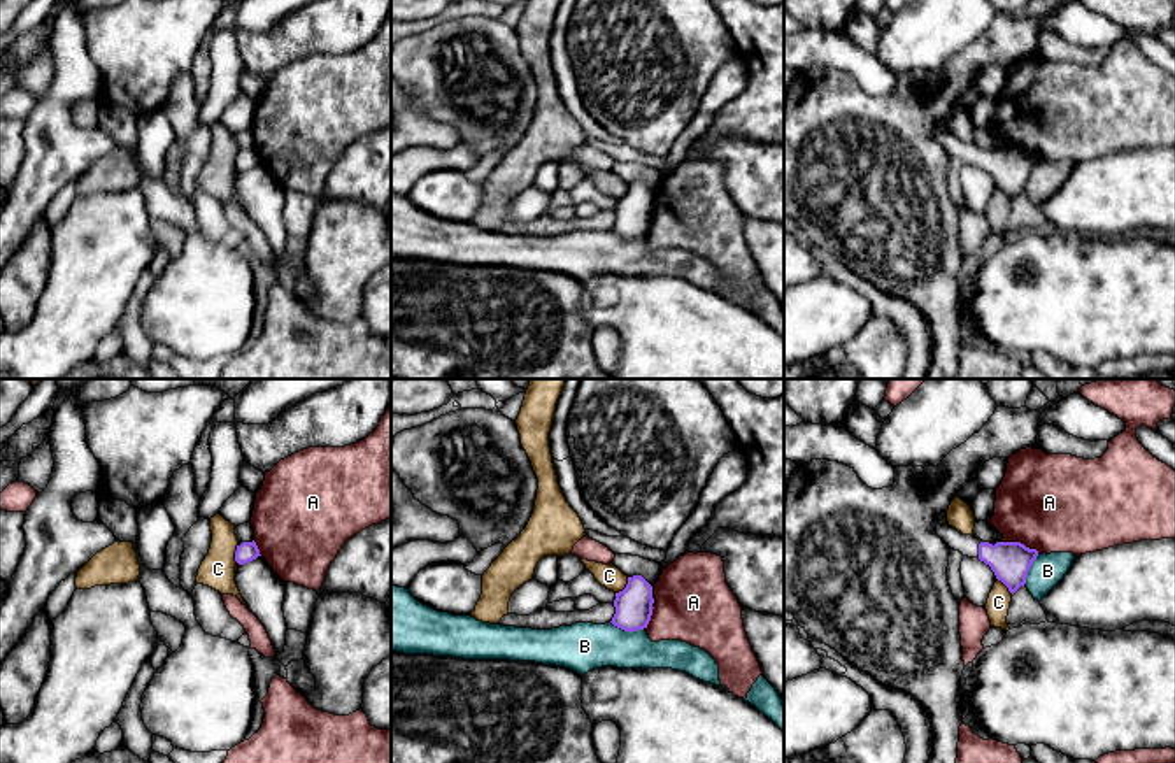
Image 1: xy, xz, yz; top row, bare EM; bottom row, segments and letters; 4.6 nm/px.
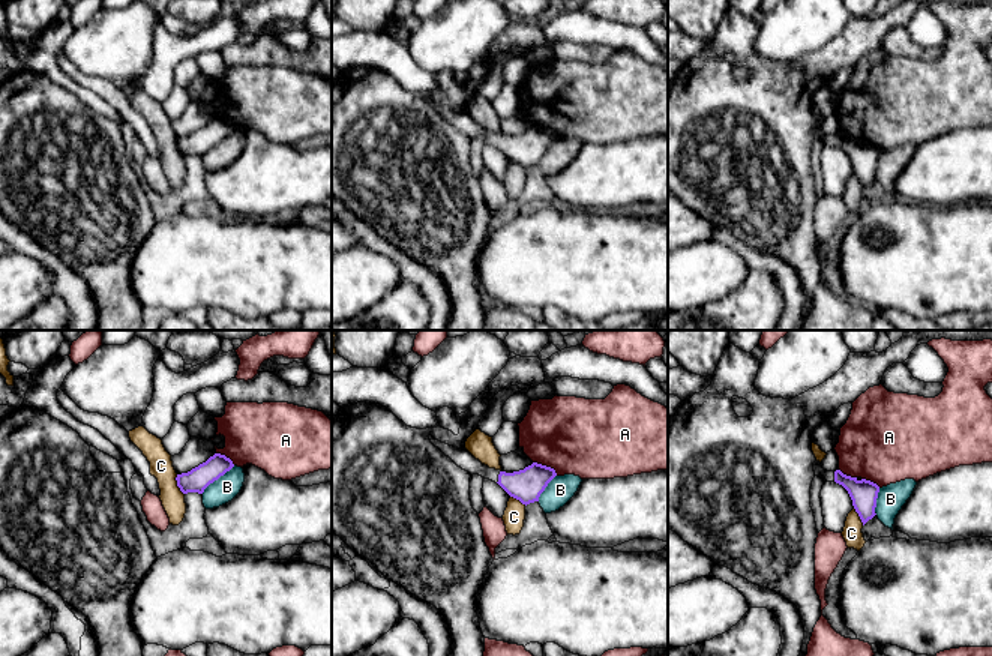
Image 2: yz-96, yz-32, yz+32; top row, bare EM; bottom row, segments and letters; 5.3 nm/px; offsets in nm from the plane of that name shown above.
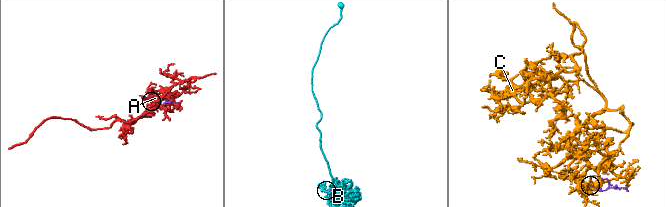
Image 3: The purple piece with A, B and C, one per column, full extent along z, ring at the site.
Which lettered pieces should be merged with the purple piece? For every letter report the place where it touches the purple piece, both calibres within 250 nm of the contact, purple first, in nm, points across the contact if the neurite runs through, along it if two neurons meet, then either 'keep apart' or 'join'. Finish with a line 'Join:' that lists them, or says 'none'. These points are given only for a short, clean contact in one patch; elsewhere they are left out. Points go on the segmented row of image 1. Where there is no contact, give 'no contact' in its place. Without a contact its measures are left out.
A: meets purple in yz at (1019, 542); 190 nm thick on the purple side, 440 nm on the other; keep apart
B: meets purple in xz at (626, 630); 180 nm thick on the purple side, 220 nm on the other; keep apart
C: meets purple in xz at (626, 586); 180 nm thick on the purple side, 110 nm on the other; keep apart
Join: none

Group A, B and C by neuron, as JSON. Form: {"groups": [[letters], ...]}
{"groups": [["A"], ["B"], ["C"]]}

